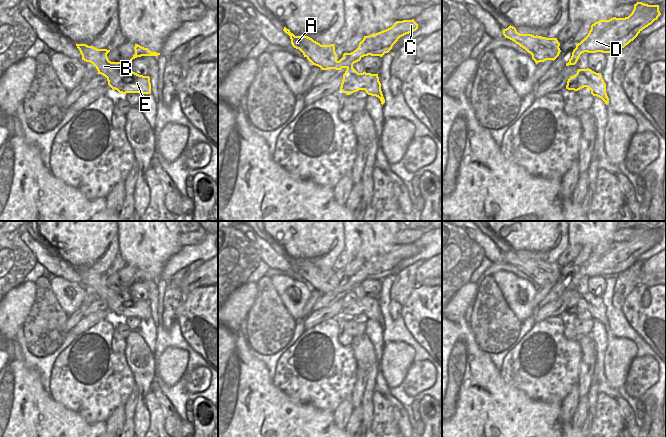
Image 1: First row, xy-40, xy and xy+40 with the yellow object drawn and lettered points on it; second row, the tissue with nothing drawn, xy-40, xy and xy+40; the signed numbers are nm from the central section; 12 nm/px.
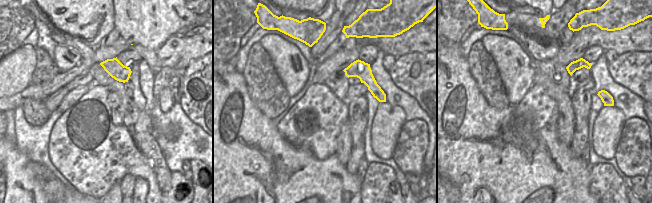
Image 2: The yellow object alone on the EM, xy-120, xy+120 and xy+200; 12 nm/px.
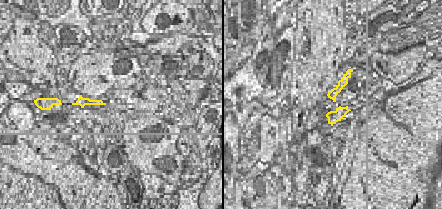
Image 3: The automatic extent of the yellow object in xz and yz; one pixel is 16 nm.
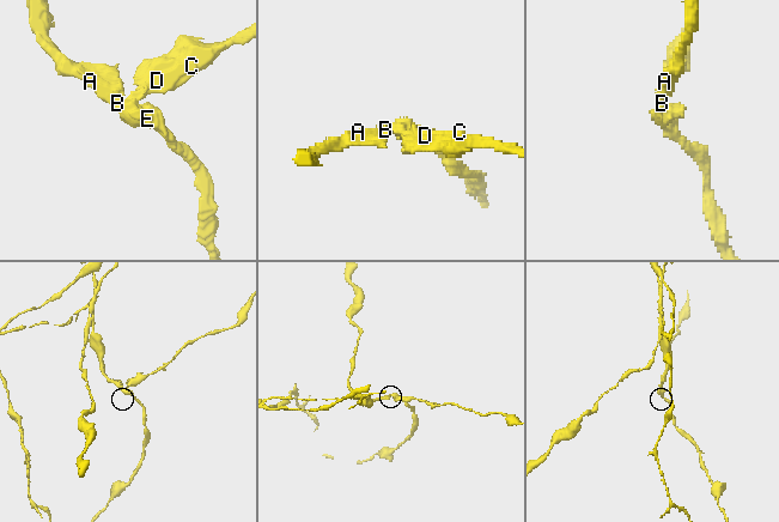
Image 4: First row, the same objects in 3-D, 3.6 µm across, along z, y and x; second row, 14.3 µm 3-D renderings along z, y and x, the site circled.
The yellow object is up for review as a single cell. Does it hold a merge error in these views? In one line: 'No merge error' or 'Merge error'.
Merge error

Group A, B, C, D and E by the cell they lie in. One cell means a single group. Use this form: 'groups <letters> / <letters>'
groups A B E / C D

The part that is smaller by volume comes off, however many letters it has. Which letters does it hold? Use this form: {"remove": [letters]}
{"remove": ["C", "D"]}

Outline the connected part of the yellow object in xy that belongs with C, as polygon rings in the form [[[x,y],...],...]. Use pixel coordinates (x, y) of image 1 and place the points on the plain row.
[[[412,244],[396,245],[394,249],[386,254],[364,260],[359,267],[358,274],[365,280],[380,280],[388,277],[398,263],[418,253],[418,248]]]

